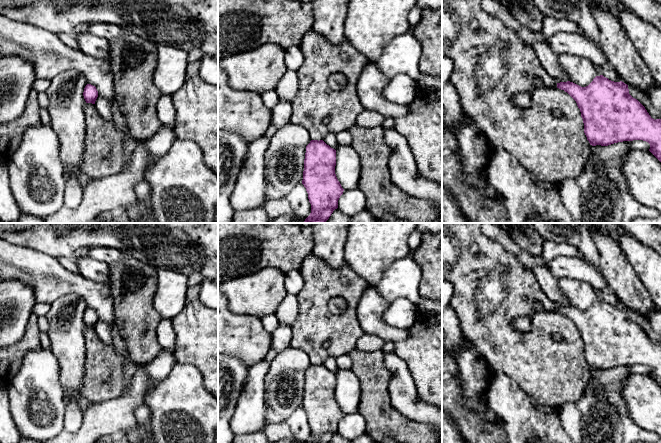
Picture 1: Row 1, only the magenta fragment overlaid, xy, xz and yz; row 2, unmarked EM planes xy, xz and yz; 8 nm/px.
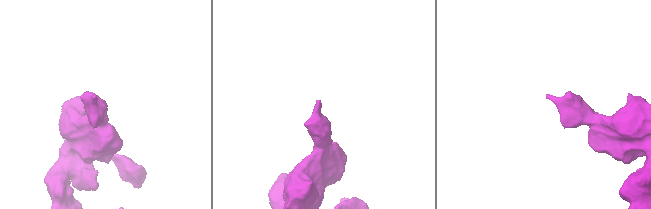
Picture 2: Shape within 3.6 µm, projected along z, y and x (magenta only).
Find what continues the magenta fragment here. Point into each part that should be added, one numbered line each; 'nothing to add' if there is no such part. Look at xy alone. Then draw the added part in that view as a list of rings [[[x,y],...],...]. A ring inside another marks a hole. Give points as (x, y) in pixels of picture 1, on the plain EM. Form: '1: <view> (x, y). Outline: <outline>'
1: xy (103, 369). Outline: [[[86,327],[86,357],[81,393],[92,403],[112,400],[122,396],[123,357],[113,343],[105,345],[95,328]]]

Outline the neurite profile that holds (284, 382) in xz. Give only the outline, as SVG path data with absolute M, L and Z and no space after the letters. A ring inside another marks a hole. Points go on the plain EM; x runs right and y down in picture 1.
M292 346L270 361L264 378L265 426L286 422L302 407L306 370L310 365L308 354Z

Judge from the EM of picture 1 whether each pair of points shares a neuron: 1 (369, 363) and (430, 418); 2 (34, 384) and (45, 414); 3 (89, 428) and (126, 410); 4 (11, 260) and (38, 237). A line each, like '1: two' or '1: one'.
1: two
2: one
3: one
4: two

